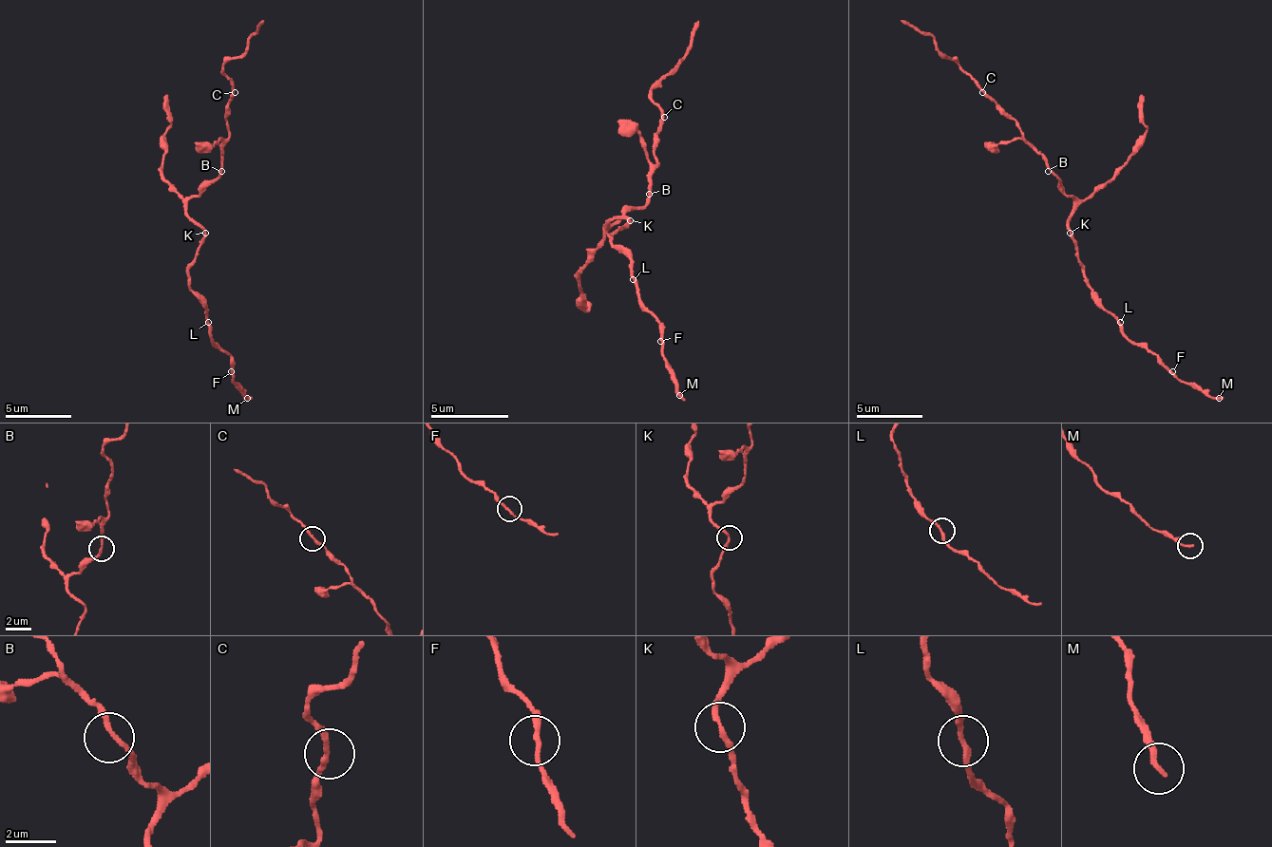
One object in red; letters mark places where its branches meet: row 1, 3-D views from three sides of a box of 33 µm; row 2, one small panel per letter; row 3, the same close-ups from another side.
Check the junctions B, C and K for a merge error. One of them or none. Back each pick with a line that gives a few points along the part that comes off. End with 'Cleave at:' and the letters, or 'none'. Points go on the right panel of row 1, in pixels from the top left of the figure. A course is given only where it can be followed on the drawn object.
Cleave at: none

